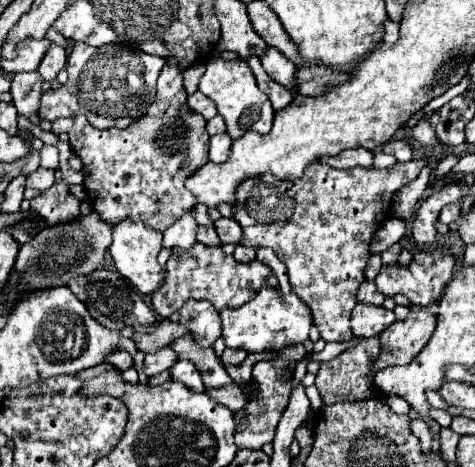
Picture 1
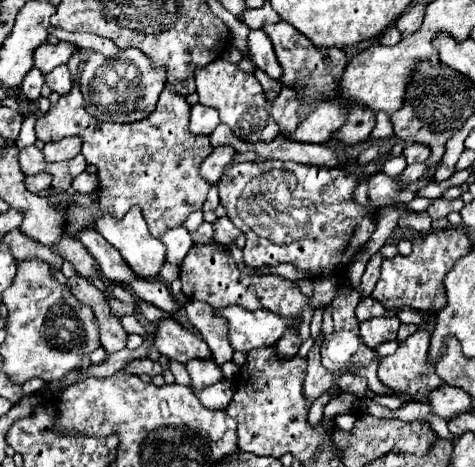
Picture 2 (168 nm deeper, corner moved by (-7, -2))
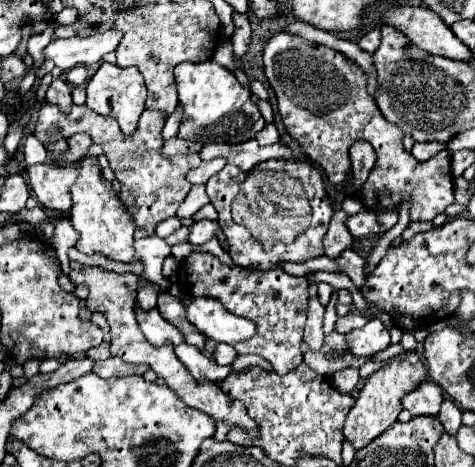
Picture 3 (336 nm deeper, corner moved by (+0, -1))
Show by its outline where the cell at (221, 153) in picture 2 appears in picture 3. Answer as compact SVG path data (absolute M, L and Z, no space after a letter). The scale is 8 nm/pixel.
M213 159L213 161L207 161L207 163L201 163L197 169L191 169L189 175L187 175L187 181L189 183L207 183L211 175L219 173L221 169L225 167L225 159Z

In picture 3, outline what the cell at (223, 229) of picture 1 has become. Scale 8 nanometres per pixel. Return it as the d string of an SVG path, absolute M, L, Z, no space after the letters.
M197 221L197 223L191 225L187 243L191 243L191 245L203 245L209 239L215 237L215 231L217 229L219 229L219 223L217 221Z

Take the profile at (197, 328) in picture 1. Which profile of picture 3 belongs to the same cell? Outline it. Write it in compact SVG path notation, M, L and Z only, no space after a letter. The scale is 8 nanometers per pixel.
M217 345L213 355L215 355L215 361L219 365L231 365L235 361L235 357L237 357L237 351L231 345Z

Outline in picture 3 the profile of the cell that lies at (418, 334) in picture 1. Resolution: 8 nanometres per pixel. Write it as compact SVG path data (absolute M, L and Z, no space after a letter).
M405 351L397 357L393 357L383 369L379 369L365 381L353 409L349 411L349 415L345 419L345 427L343 427L343 435L355 447L355 451L365 447L367 443L371 443L389 425L393 425L397 421L397 415L403 411L403 405L401 405L403 395L407 395L415 387L419 387L425 381L425 377L427 377L427 367L421 361L421 355L415 351Z

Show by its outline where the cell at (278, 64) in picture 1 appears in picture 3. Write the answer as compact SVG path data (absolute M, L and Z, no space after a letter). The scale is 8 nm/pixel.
M235 13L233 23L235 23L235 31L231 35L231 43L233 43L235 55L243 57L247 51L247 45L251 41L251 23L247 19L247 13Z

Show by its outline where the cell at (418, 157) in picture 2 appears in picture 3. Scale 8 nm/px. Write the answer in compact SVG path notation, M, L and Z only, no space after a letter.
M433 141L433 143L415 143L413 149L411 149L411 153L413 153L415 159L427 161L427 159L431 159L435 153L439 153L441 149L445 149L445 143L437 143L437 141Z

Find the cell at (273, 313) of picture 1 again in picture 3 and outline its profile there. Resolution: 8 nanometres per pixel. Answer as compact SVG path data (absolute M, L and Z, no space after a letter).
M189 297L185 311L187 319L207 337L217 343L237 343L255 335L255 323L231 315L219 299L213 297Z

